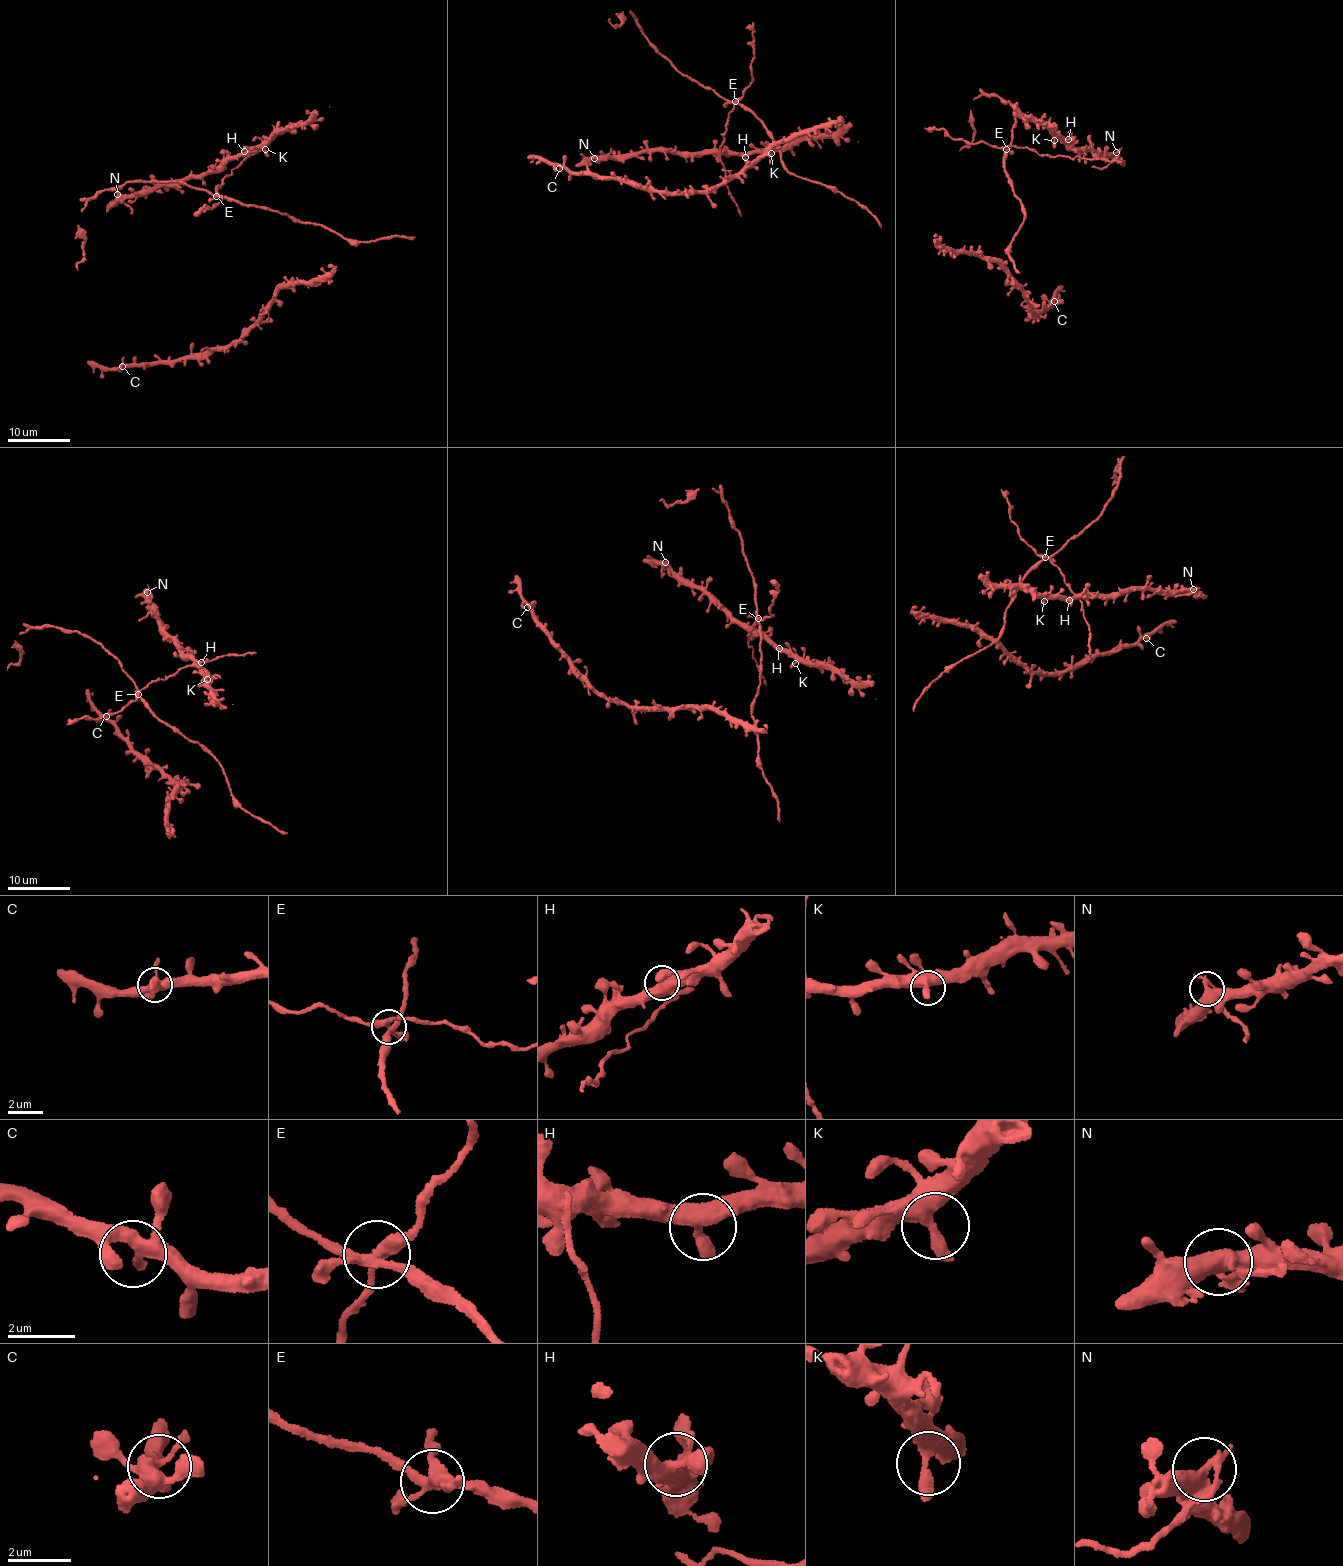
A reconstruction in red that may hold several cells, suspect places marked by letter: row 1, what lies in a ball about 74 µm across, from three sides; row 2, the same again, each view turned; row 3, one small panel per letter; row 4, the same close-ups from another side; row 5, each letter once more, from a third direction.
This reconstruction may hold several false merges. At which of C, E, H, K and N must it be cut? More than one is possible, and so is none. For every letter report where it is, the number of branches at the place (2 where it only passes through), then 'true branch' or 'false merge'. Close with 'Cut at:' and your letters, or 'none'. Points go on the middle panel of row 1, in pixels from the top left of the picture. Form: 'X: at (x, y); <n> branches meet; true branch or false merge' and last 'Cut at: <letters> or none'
C: at (559, 168); 4 branches meet; true branch
E: at (735, 101); 5 branches meet; false merge
H: at (745, 157); 2 branches meet; true branch
K: at (771, 153); 2 branches meet; true branch
N: at (594, 158); 2 branches meet; false merge
Cut at: E, N

